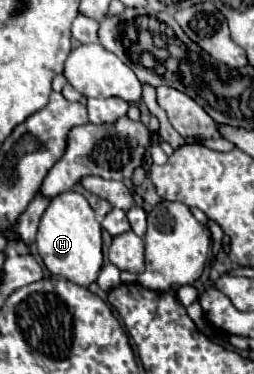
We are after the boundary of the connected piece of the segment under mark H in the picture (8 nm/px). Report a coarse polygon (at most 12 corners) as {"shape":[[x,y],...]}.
{"shape":[[66,191],[40,219],[46,269],[90,287],[102,227],[84,195]]}

